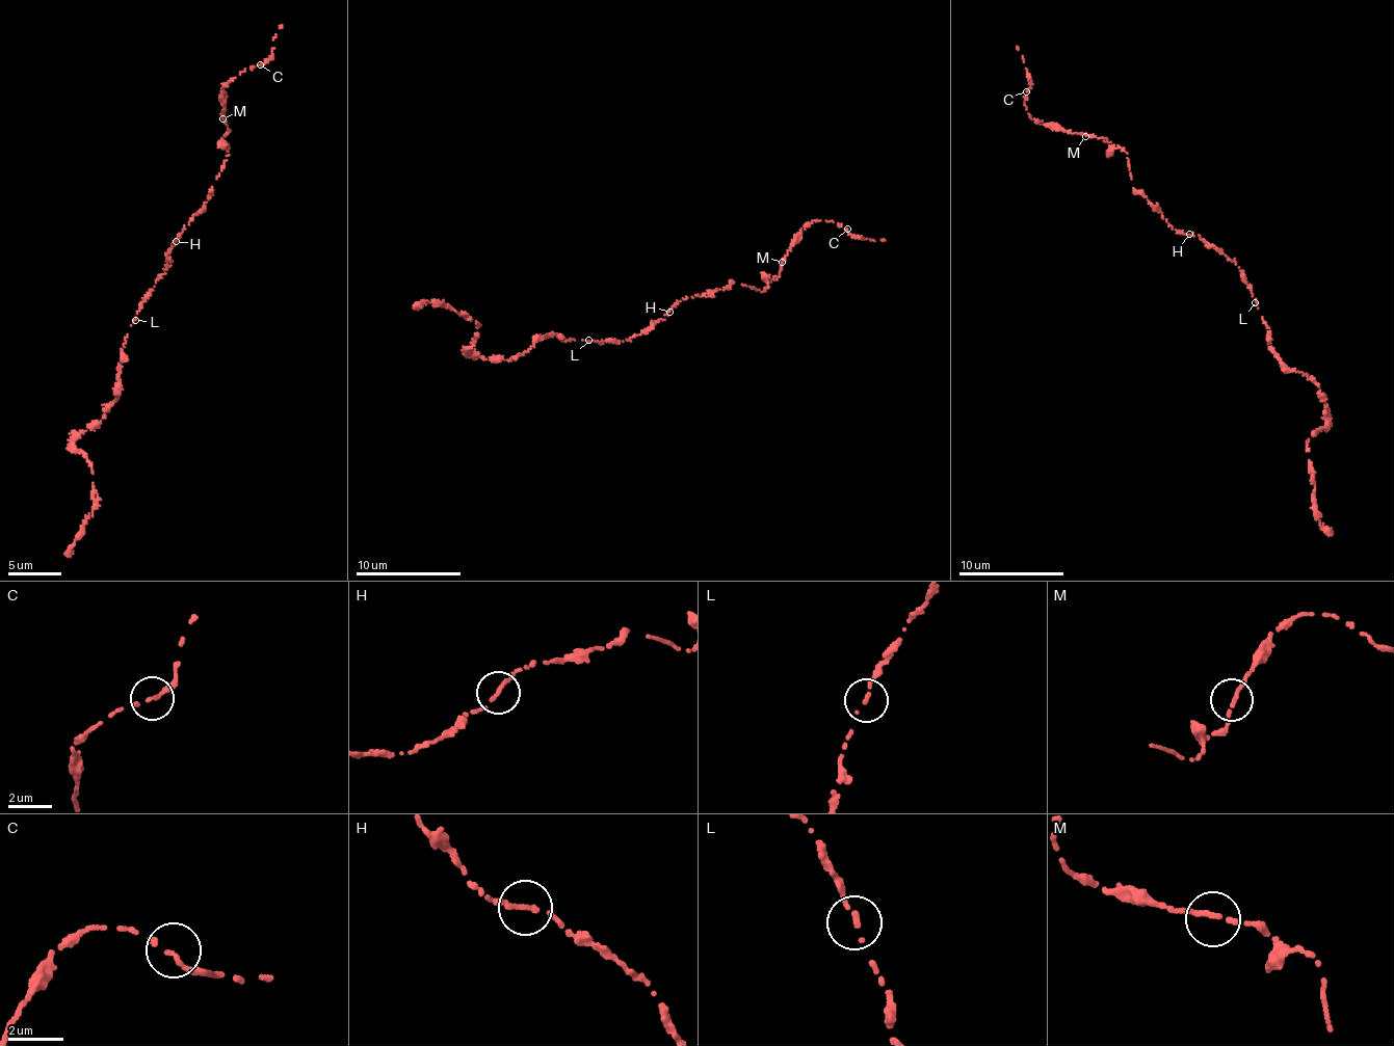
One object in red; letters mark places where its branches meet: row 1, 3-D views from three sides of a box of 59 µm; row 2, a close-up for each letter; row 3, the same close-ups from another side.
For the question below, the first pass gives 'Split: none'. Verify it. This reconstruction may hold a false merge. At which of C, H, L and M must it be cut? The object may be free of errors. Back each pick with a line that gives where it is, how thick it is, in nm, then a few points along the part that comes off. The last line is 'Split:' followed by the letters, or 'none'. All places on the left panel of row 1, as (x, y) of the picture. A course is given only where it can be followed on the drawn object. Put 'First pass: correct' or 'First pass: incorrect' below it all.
L: at (135, 320); 240 nm thick; foreign part runs (136, 320), (121, 349), (121, 382), (103, 418), (83, 433), (74, 447), (91, 467), (94, 508), (66, 555)
Split: L
First pass: incorrect

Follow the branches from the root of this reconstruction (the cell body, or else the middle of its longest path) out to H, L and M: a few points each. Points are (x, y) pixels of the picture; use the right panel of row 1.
H: (1217, 250), (1199, 235), (1189, 234)
L: (1217, 250), (1239, 267), (1256, 301)
M: (1217, 250), (1199, 235), (1179, 233), (1133, 188), (1127, 153), (1110, 142), (1085, 136)

